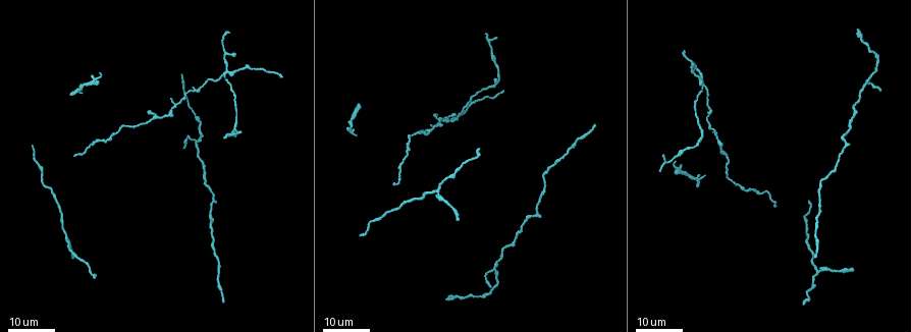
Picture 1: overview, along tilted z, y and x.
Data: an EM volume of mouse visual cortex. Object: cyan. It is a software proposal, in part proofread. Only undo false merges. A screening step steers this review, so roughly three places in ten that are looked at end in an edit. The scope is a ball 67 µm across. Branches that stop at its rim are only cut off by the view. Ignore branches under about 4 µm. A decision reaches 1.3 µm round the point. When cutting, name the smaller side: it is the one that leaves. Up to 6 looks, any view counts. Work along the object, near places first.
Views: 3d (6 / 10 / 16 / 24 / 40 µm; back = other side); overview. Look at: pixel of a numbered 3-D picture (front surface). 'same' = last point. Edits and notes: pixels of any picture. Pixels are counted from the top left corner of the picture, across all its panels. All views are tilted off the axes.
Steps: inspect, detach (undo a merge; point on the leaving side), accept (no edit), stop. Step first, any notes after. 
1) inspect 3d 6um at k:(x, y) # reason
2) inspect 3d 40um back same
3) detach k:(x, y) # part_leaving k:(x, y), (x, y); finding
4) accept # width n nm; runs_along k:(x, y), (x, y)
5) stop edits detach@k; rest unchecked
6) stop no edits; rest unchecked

inspect 3d 16um at 1:(560, 156) # calibre changes

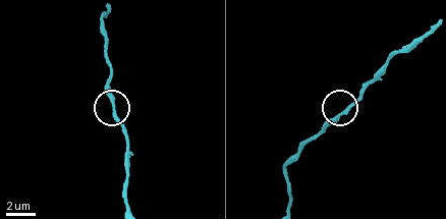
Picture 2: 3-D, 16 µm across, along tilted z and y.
inspect 3d 10um at 2:(111, 105)

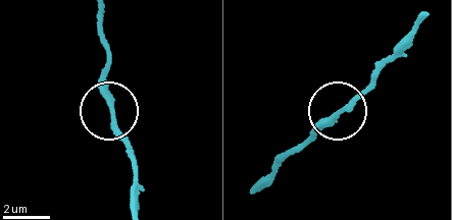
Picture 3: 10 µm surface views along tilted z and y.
accept # one cell here

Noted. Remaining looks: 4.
inspect 3d 16um at 1:(493, 271) # a fork

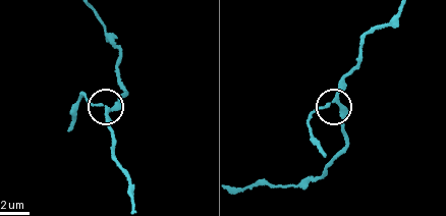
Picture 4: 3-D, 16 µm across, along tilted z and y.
inspect 3d 6um at 4:(110, 111)

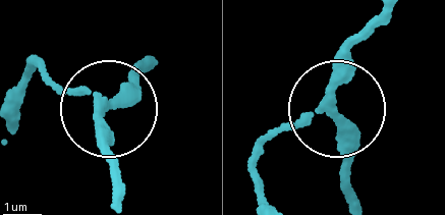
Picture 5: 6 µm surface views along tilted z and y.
accept # width 220 nm; runs_along 5:(380, 11), (322, 113), (258, 150); continuous, no second cell

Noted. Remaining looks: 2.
inspect 3d 16um at 1:(201, 121)

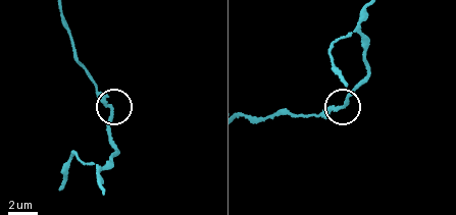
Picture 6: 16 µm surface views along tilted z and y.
inspect 3d 10um at 6:(340, 108) # closer look

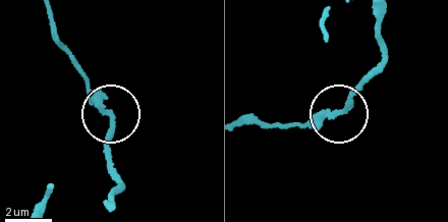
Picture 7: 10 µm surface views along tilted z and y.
detach 7:(93, 95) # part_leaving 7:(111, 123), (95, 91), (57, 42), (53, 21); two cells meet here

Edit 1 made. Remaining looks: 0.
stop edits detach@7; rest unchecked

